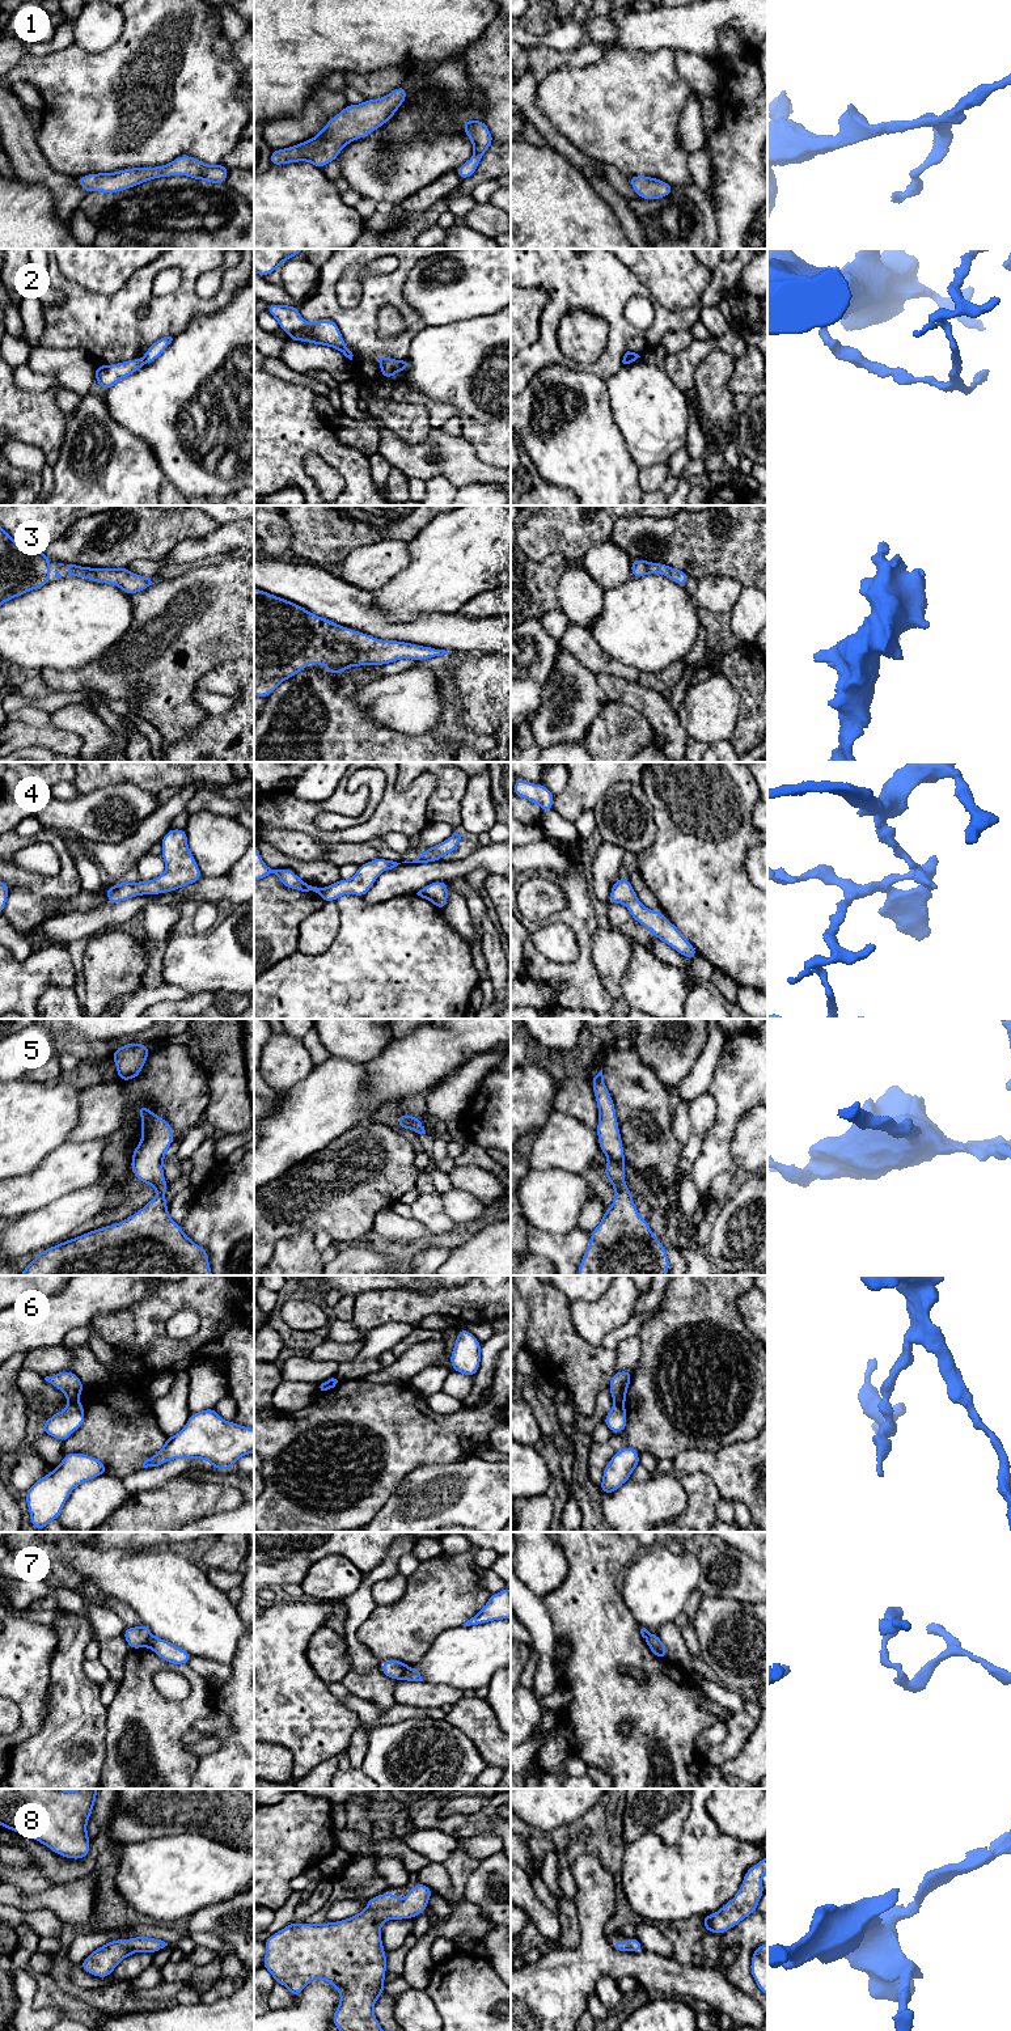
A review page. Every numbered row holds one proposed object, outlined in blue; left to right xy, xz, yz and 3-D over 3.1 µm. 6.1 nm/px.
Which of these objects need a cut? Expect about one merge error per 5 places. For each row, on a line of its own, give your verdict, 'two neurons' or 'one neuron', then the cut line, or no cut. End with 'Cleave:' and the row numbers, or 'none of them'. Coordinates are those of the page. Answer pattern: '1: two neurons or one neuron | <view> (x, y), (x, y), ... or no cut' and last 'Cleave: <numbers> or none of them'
1: one neuron | no cut
2: two neurons | xy (142, 359), (146, 363)
3: one neuron | no cut
4: one neuron | no cut
5: one neuron | no cut
6: two neurons | xy (77, 1401), (68, 1405)
7: two neurons | xz (409, 1667), (400, 1678)
8: one neuron | no cut
Cleave: 2, 6, 7

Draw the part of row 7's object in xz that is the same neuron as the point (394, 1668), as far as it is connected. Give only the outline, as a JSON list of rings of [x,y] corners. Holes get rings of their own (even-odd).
[[[392,1659],[389,1662],[381,1663],[378,1668],[388,1677],[393,1680],[399,1680],[409,1668],[409,1666],[398,1659]]]

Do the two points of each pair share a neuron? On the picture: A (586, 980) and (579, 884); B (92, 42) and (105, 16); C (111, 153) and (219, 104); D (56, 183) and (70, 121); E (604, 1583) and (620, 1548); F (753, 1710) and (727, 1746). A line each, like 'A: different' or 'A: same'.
A: same
B: same
C: same
D: different
E: same
F: same

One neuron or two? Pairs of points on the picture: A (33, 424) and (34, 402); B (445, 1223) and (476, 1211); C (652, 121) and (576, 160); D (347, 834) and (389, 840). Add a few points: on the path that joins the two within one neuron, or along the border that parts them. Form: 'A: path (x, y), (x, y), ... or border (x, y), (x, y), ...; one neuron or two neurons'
A: path (33, 419), (34, 407); one neuron
B: border (440, 1194), (444, 1213), (457, 1226); two neurons
C: border (562, 135), (588, 157); two neurons
D: border (407, 836), (388, 833), (381, 837); two neurons

